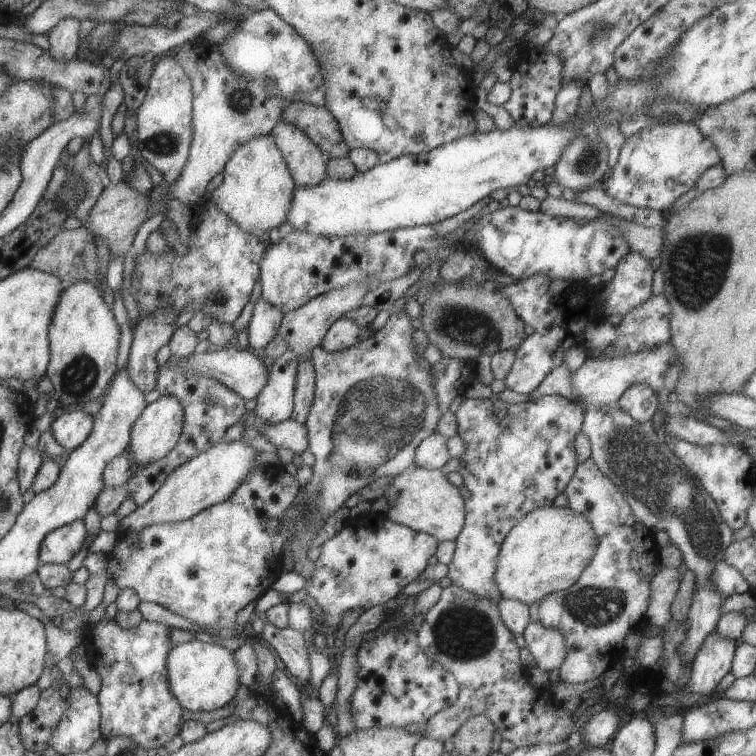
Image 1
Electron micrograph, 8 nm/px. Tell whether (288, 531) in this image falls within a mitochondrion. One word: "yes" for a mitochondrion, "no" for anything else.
yes

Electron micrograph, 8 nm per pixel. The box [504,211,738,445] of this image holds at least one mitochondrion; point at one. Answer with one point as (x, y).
(698, 264)

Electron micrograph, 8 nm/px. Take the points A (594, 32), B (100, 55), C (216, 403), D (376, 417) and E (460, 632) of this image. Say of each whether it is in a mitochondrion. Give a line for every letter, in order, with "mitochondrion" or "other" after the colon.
A: mitochondrion
B: other
C: mitochondrion
D: mitochondrion
E: mitochondrion

